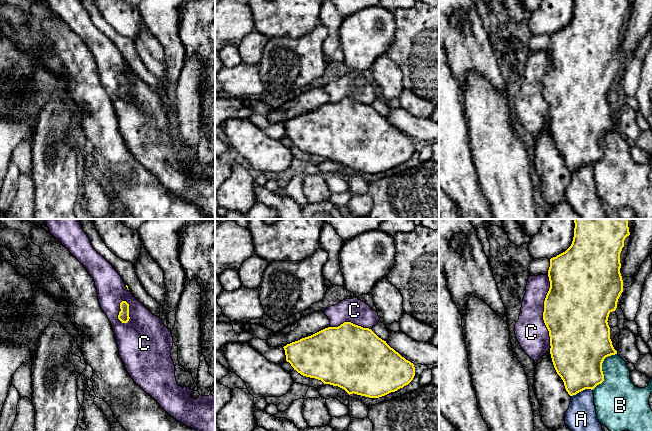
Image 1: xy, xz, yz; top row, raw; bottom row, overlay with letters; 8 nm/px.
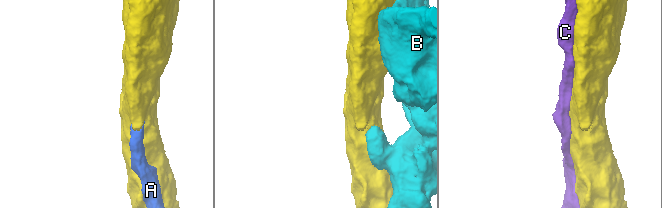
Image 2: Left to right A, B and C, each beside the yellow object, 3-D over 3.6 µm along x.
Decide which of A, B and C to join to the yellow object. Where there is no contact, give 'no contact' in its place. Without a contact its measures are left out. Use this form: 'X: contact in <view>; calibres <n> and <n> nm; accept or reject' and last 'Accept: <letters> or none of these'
A: contact in yz; calibres 380 and 240 nm; accept
B: contact in yz; calibres 440 and 320 nm; reject
C: contact in yz; calibres 500 and 260 nm; reject
Accept: A

